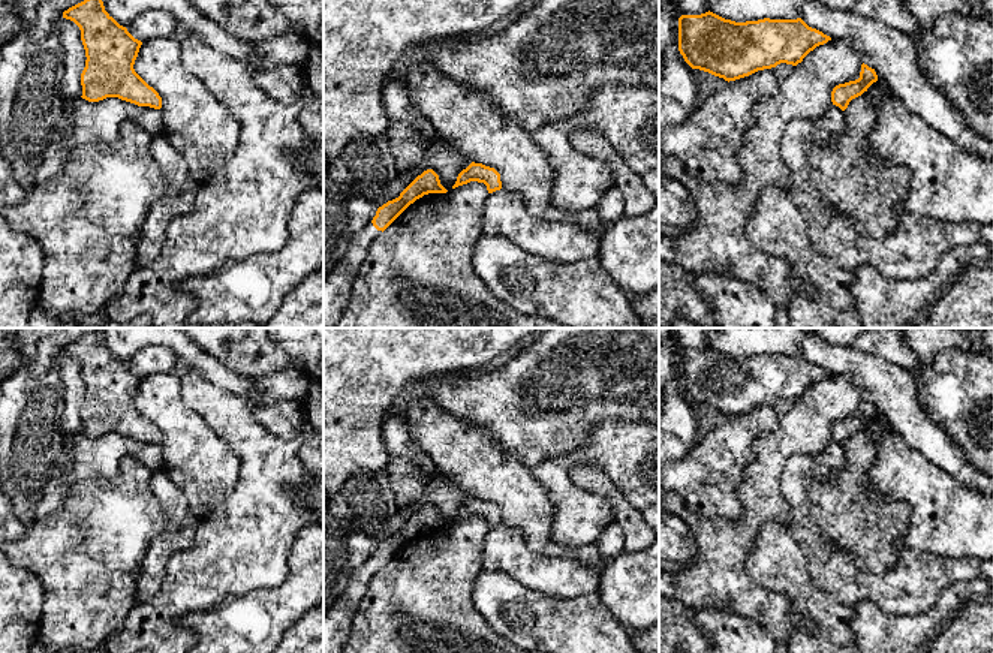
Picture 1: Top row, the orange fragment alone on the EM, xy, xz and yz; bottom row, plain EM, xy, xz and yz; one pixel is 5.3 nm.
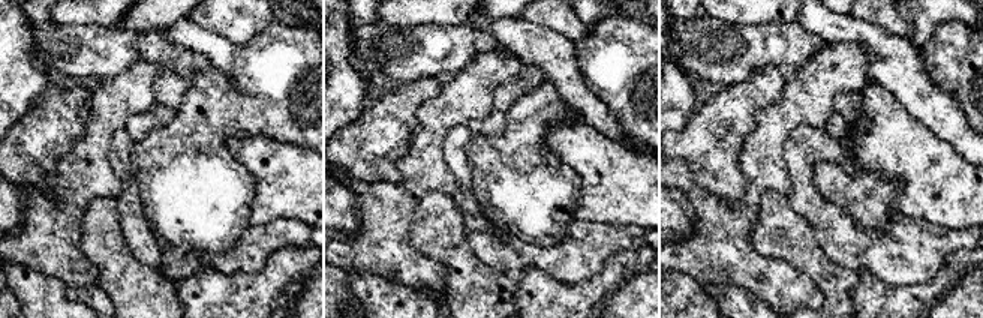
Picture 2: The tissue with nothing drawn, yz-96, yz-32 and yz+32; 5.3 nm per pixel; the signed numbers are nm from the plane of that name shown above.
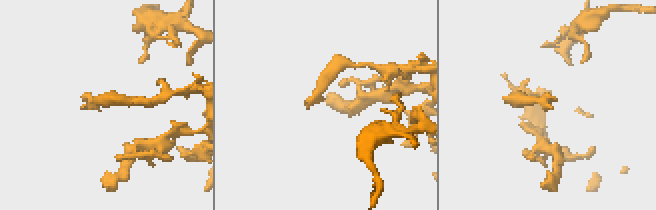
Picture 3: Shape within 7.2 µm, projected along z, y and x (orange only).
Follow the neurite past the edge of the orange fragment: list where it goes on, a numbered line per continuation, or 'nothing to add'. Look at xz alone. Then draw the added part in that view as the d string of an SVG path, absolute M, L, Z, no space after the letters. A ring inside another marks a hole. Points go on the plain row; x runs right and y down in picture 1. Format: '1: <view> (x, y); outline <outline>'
1: xz (337, 622); outline M370 557L356 568L346 590L324 616L324 653L341 653L352 628L352 620L362 601L371 577L382 569Z

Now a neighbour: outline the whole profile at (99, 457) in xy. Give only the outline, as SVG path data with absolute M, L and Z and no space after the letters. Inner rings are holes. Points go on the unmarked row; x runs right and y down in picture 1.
M82 433L64 439L70 443L72 464L64 475L57 476L72 485L90 479L115 479L126 455L135 455L151 472L163 469L163 454L159 445L138 442L118 433L88 437Z

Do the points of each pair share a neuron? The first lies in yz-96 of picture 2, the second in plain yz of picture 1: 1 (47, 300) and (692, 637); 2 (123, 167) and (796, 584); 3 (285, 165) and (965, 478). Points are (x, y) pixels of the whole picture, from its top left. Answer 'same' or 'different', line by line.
1: different
2: different
3: different

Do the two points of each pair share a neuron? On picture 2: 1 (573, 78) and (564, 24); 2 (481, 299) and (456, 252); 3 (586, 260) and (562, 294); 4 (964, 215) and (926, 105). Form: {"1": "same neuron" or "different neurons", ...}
{"1": "different neurons", "2": "same neuron", "3": "different neurons", "4": "different neurons"}

